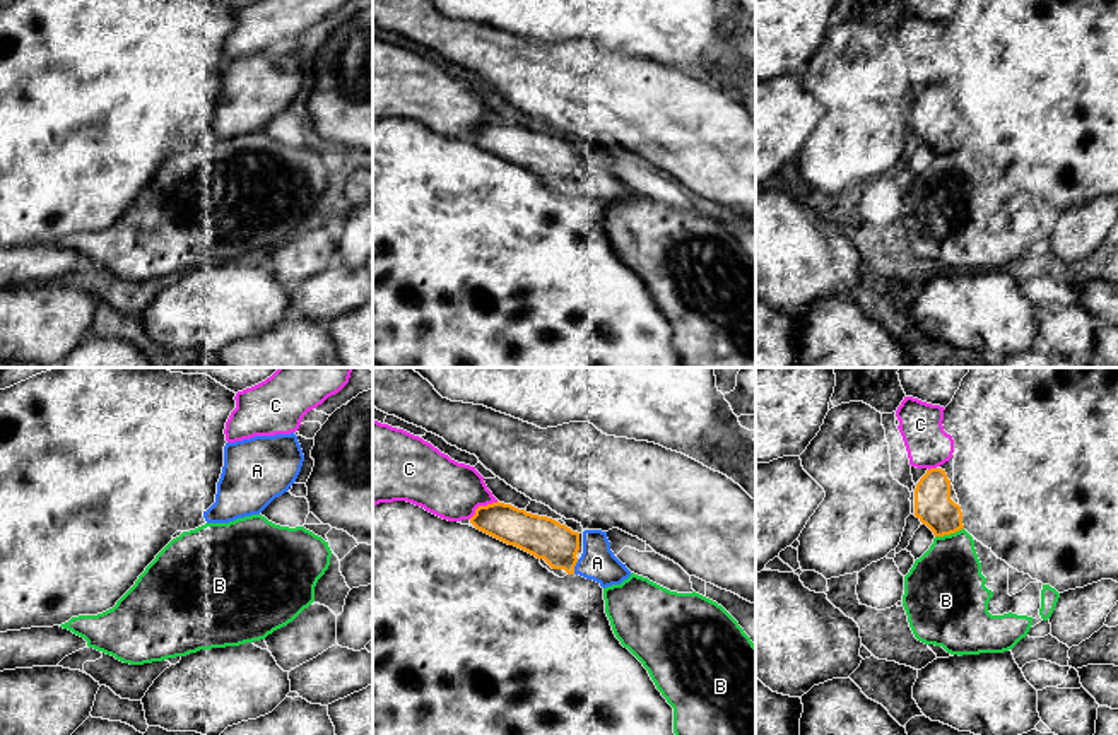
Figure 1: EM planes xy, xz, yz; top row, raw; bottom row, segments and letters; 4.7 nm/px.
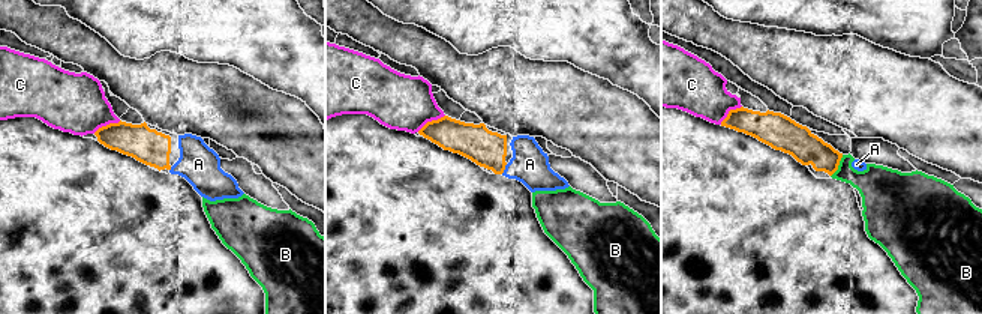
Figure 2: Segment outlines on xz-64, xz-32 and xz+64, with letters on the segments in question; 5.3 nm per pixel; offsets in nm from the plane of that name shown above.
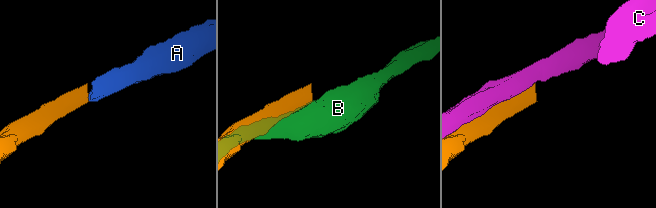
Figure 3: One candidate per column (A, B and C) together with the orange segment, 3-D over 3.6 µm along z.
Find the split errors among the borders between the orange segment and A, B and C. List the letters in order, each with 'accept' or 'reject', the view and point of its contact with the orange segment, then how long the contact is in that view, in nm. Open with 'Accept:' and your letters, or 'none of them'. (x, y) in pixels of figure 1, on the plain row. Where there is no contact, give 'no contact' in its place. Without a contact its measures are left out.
Accept: A
A: accept; contact xz (575, 182); length 80 nm
B: reject; contact yz (949, 151); length 140 nm
C: reject; contact xz (482, 123); length 170 nm

